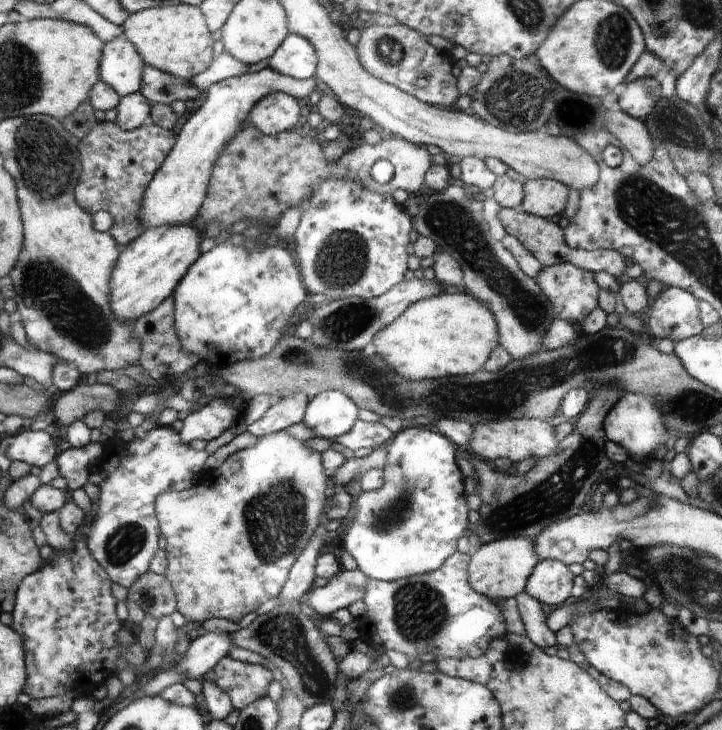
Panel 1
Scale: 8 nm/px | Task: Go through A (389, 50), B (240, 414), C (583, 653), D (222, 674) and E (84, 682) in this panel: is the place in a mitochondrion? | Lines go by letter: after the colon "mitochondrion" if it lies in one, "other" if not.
A: mitochondrion
B: other
C: other
D: other
E: other

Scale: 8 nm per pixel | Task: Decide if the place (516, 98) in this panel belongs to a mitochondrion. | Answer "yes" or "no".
yes

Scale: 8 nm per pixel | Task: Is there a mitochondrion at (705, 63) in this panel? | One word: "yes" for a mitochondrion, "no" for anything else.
no

